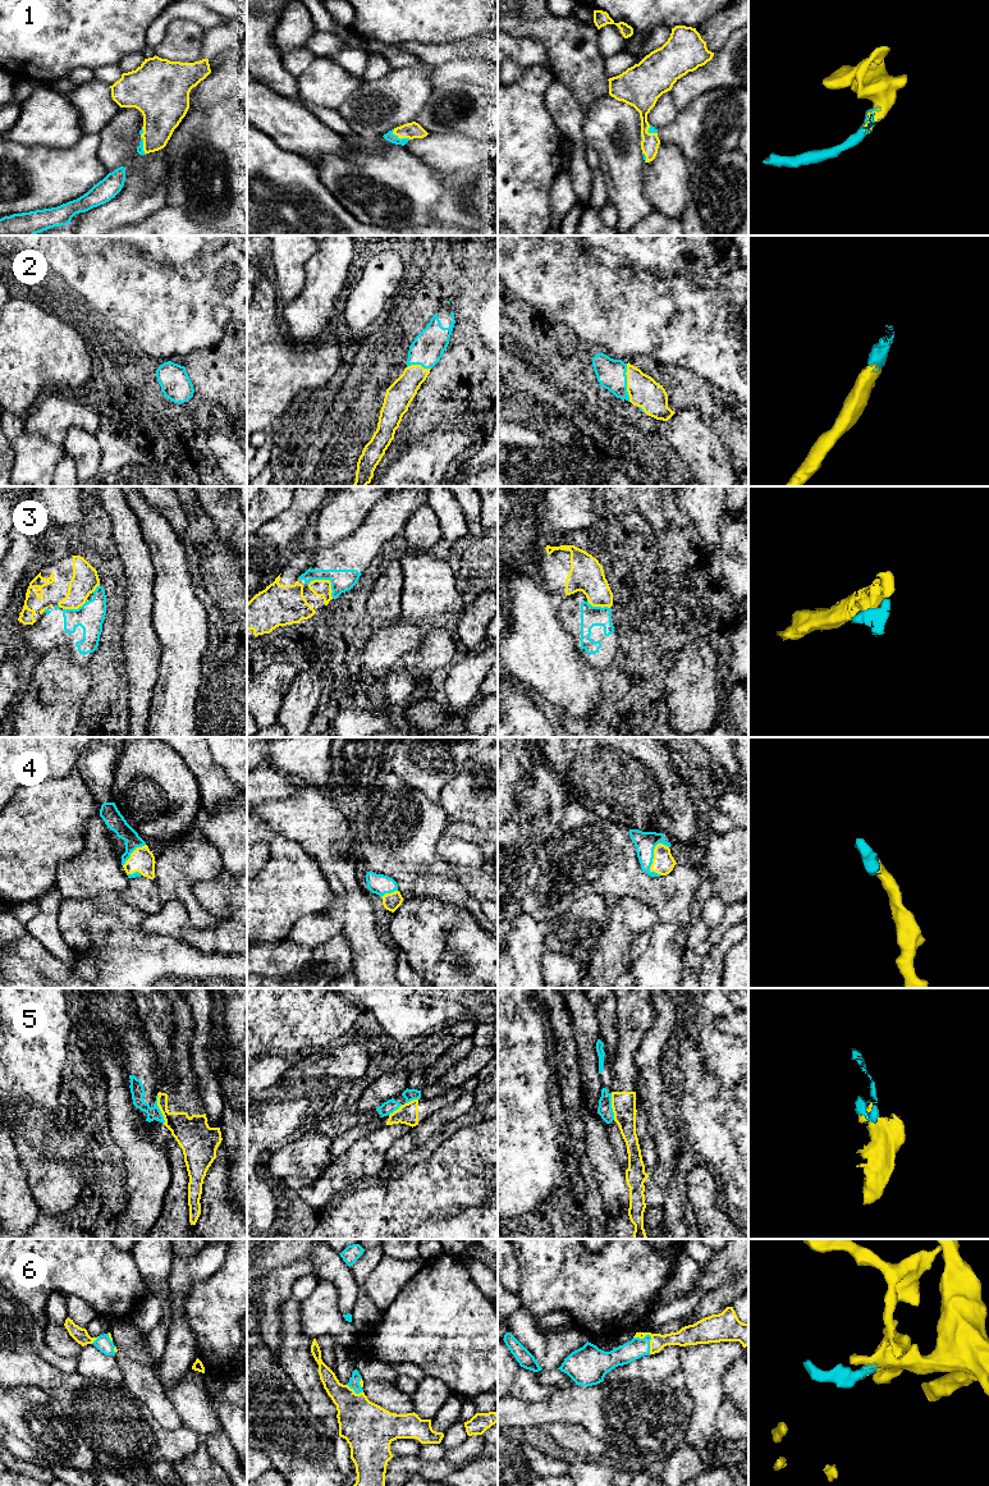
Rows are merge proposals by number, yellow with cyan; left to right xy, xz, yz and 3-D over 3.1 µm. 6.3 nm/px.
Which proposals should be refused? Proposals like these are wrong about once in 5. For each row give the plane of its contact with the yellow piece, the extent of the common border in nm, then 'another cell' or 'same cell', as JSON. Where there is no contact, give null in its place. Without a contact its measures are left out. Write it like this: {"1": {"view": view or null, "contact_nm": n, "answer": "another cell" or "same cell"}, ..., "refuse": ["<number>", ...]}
{"1": {"view": "xz", "contact_nm": 130, "answer": "same cell"}, "2": {"view": "yz", "contact_nm": 240, "answer": "same cell"}, "3": {"view": "xz", "contact_nm": 190, "answer": "another cell"}, "4": {"view": "yz", "contact_nm": 200, "answer": "same cell"}, "5": {"view": "xy", "contact_nm": 190, "answer": "another cell"}, "6": {"view": "yz", "contact_nm": 160, "answer": "same cell"}, "refuse": ["3", "5"]}

